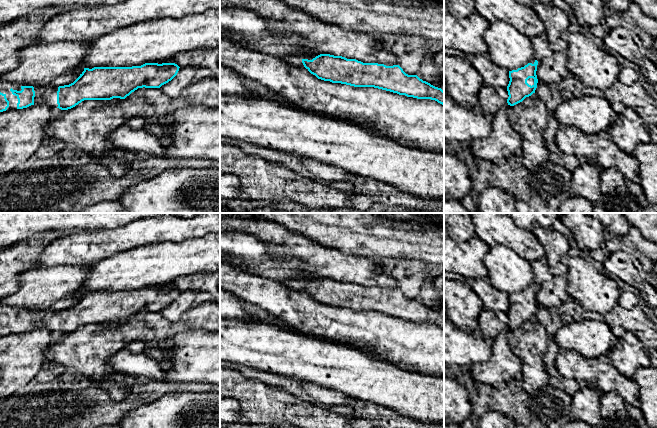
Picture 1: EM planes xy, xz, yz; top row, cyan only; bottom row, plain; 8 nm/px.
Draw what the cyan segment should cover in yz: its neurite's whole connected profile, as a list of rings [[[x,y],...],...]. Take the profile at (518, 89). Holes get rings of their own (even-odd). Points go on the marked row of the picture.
[[[532,59],[524,67],[509,71],[508,105],[514,106],[535,93],[538,83],[536,75],[538,67],[539,62],[536,59]]]

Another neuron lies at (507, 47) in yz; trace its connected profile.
[[[491,23],[484,33],[484,40],[490,60],[508,71],[524,67],[534,59],[531,39],[510,23]]]

